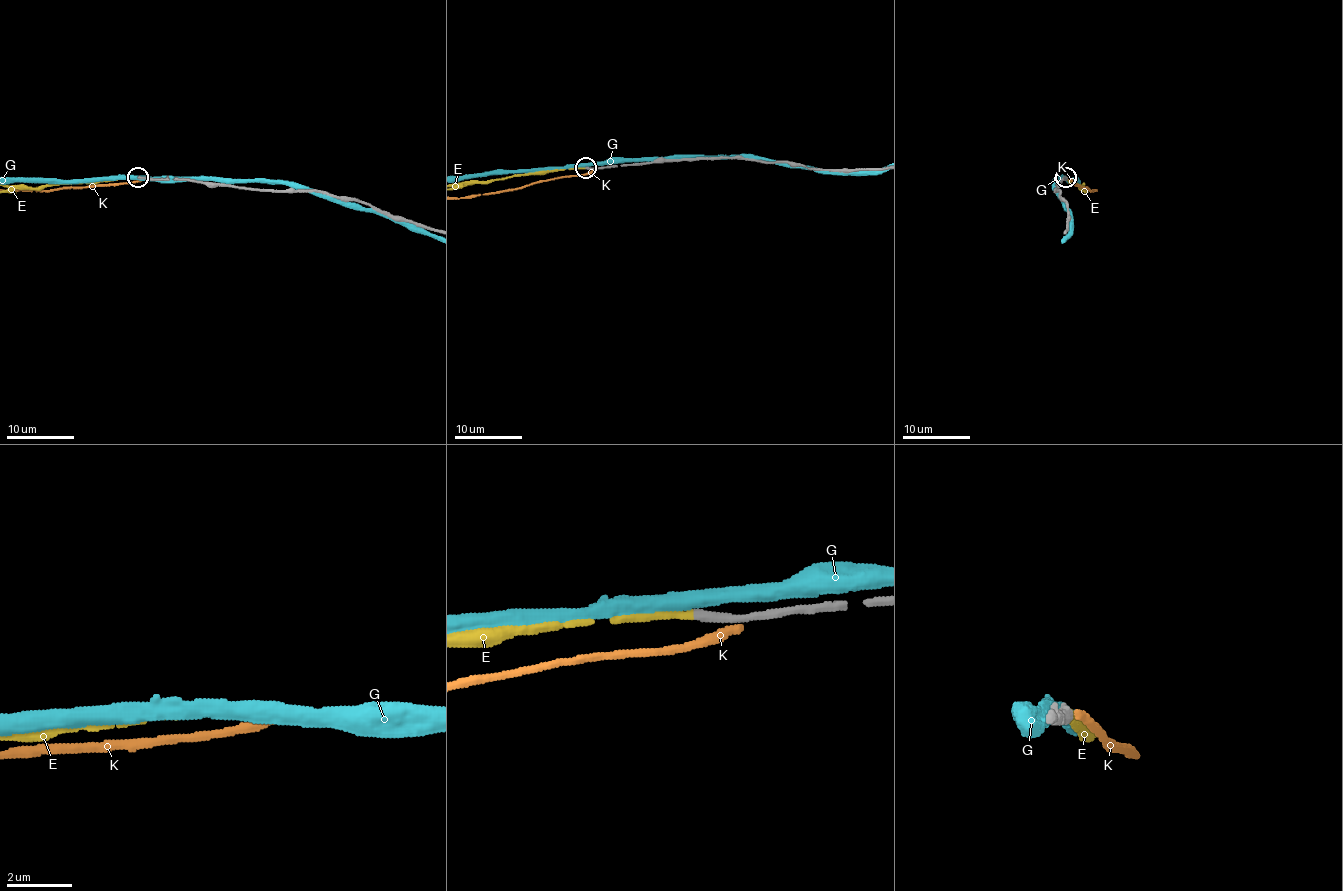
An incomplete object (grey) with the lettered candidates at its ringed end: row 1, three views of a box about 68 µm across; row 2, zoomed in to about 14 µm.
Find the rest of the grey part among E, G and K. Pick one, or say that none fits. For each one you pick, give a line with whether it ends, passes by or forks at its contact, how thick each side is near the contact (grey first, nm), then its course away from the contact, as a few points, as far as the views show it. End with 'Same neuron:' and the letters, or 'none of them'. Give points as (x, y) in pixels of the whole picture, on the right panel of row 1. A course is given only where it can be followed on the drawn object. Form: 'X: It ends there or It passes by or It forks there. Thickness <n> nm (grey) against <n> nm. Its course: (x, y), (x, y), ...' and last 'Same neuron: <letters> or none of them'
E: It ends there. Thickness 300 nm (grey) against 220 nm
Same neuron: E

